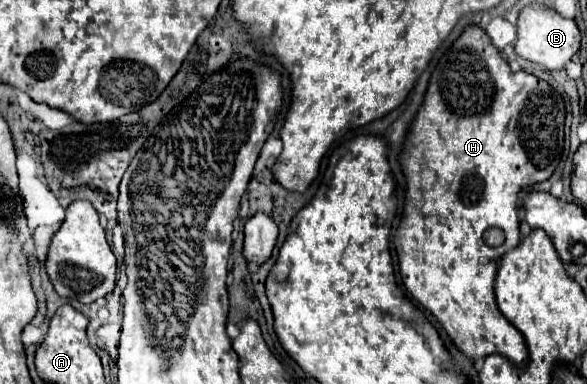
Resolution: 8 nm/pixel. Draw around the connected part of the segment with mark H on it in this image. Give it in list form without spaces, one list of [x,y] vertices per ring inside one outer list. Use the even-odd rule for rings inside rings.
[[[471,24],[441,56],[431,74],[425,100],[409,126],[399,156],[401,172],[407,180],[405,206],[393,240],[399,256],[401,280],[411,296],[441,322],[455,346],[471,360],[503,354],[517,366],[527,364],[523,334],[499,312],[493,282],[497,276],[497,262],[507,250],[519,246],[519,190],[547,180],[561,160],[563,122],[565,102],[561,94],[529,72],[511,72],[489,36],[479,26]],[[489,228],[503,230],[505,242],[501,246],[485,244],[483,234]]]

